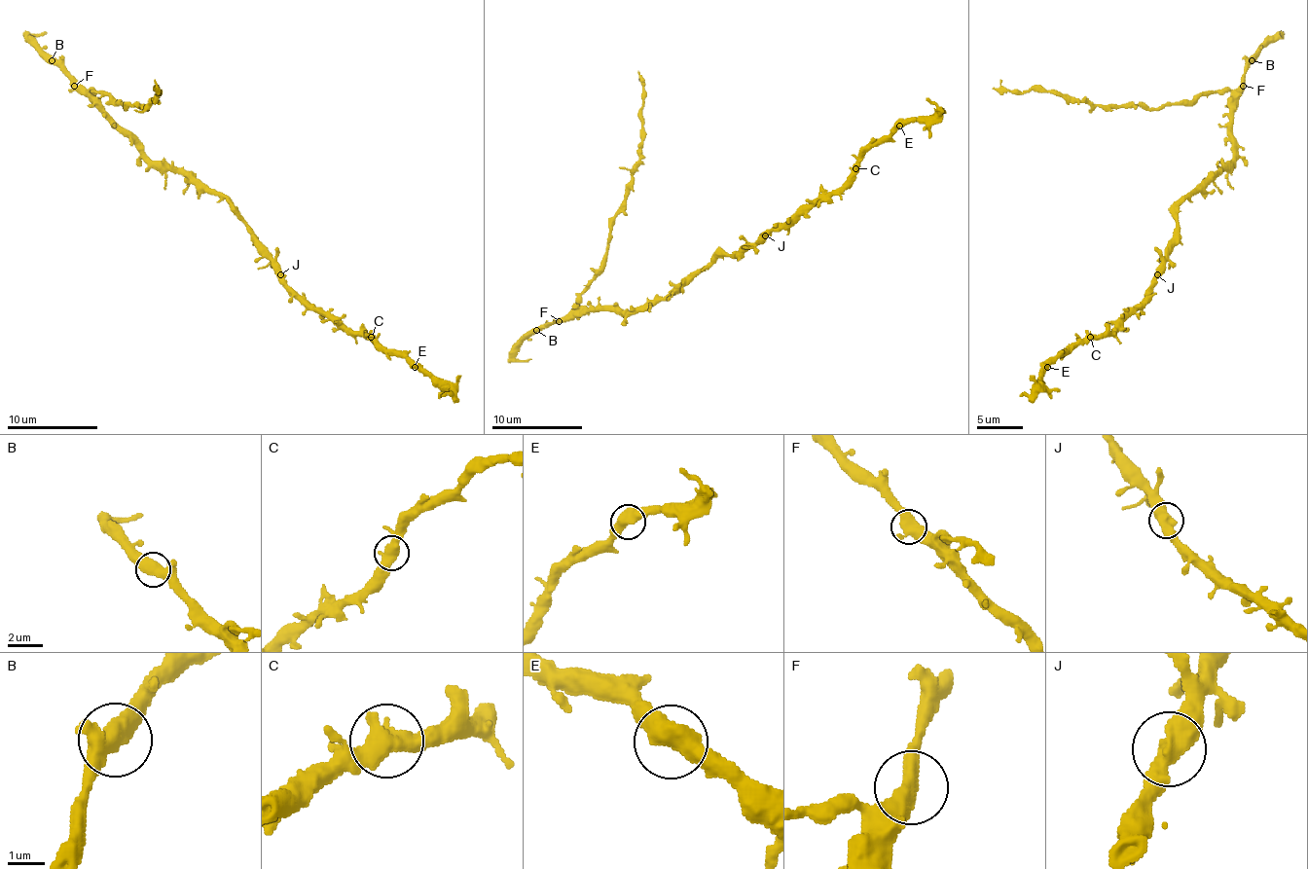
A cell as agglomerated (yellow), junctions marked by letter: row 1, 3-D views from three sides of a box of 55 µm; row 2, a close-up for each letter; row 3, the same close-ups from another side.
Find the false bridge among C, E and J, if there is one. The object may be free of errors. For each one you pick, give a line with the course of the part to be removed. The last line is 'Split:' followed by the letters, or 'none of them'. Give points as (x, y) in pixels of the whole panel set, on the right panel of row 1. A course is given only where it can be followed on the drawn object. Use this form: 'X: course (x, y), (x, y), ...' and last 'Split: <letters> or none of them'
Split: none of them

